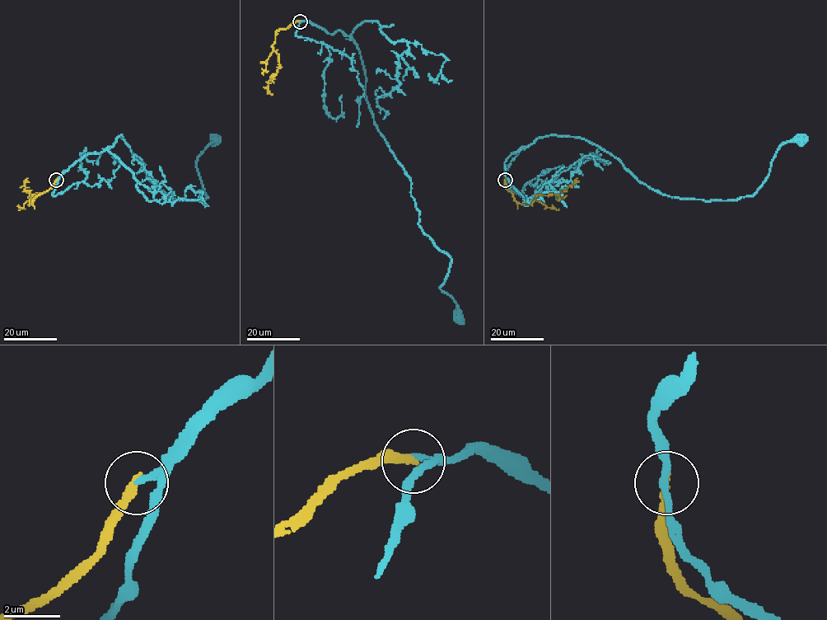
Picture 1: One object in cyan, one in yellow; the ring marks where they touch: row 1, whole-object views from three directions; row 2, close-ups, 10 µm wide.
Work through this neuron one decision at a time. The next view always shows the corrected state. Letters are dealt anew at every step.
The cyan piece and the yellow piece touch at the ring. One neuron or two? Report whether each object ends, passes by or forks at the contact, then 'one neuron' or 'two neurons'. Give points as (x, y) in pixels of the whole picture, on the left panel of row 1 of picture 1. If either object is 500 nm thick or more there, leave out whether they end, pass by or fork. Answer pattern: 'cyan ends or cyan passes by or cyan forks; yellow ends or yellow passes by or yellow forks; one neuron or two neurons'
cyan passes by; yellow ends; one neuron

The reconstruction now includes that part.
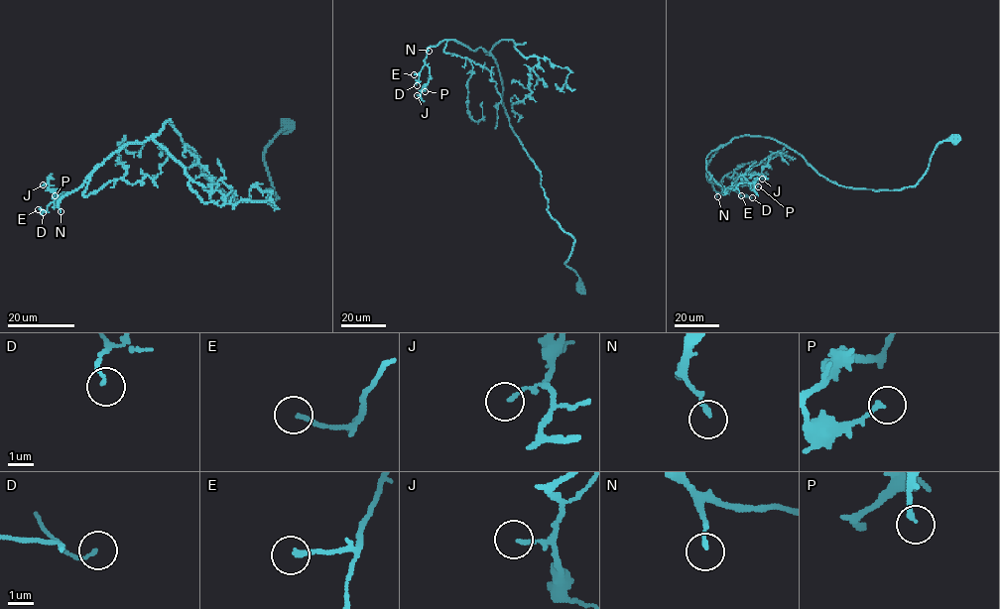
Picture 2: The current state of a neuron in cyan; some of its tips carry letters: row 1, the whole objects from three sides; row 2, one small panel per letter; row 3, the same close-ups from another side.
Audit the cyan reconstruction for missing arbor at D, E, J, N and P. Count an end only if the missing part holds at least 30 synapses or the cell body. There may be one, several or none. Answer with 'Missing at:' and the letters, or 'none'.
Missing at: none

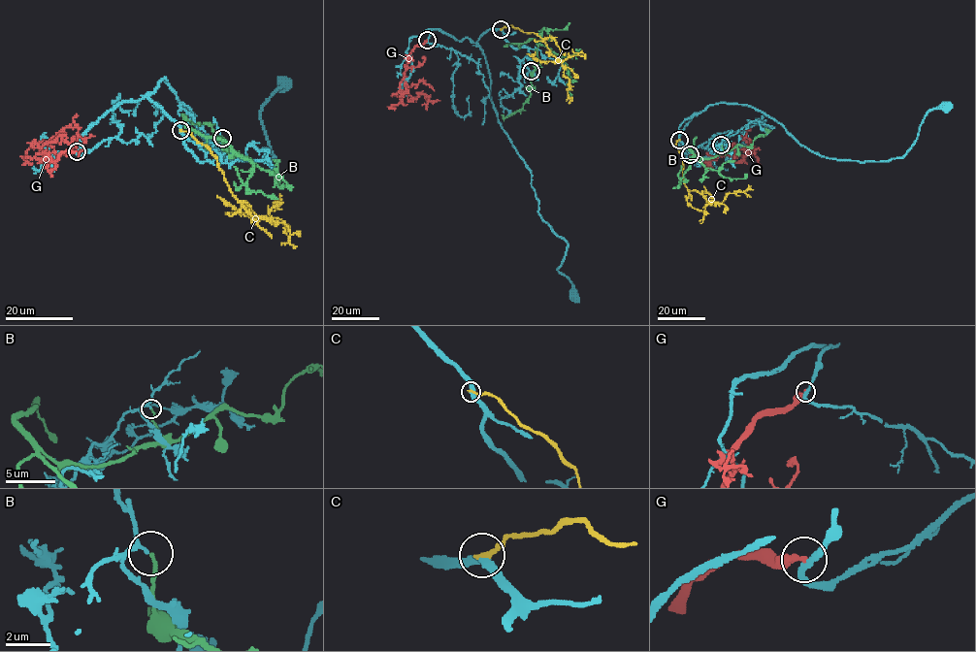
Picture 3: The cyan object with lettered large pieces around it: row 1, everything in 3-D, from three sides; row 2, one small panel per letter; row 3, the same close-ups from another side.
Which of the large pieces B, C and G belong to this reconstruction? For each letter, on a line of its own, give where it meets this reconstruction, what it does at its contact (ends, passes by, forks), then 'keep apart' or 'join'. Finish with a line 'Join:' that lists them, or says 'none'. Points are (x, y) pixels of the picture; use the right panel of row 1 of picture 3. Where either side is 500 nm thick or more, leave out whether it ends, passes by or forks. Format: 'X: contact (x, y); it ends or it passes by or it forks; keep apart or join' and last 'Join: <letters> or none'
B: contact (721, 145); it ends; keep apart
C: contact (679, 140); it ends; keep apart
G: contact (690, 154); it ends; keep apart
Join: none

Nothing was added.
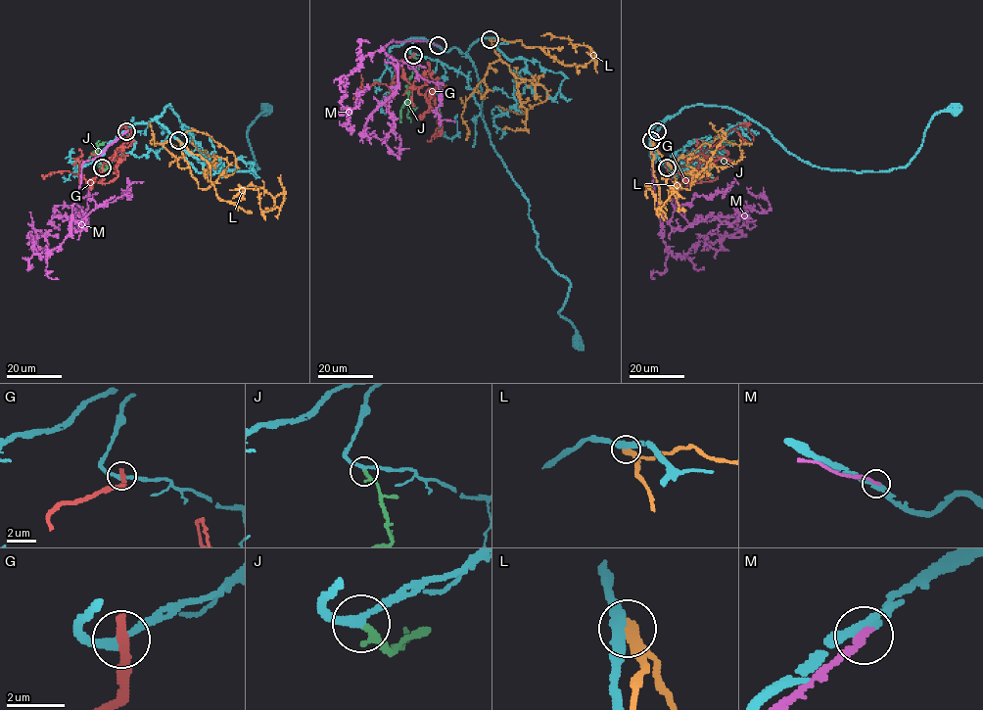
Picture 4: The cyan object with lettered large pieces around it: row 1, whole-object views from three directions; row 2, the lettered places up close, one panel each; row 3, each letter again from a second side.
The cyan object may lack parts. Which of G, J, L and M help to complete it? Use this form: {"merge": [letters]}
{"merge": ["J"]}

